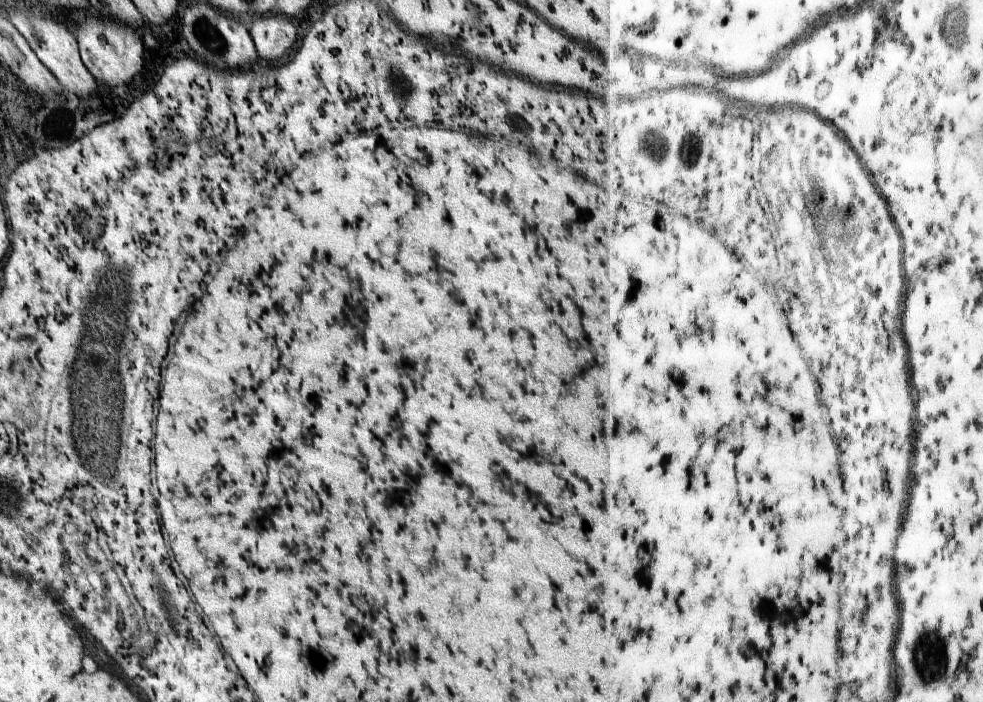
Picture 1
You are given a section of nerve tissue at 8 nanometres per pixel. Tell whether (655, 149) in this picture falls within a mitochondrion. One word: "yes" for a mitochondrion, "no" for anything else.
yes

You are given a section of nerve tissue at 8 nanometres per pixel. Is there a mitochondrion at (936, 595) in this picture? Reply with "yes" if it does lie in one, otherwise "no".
no

